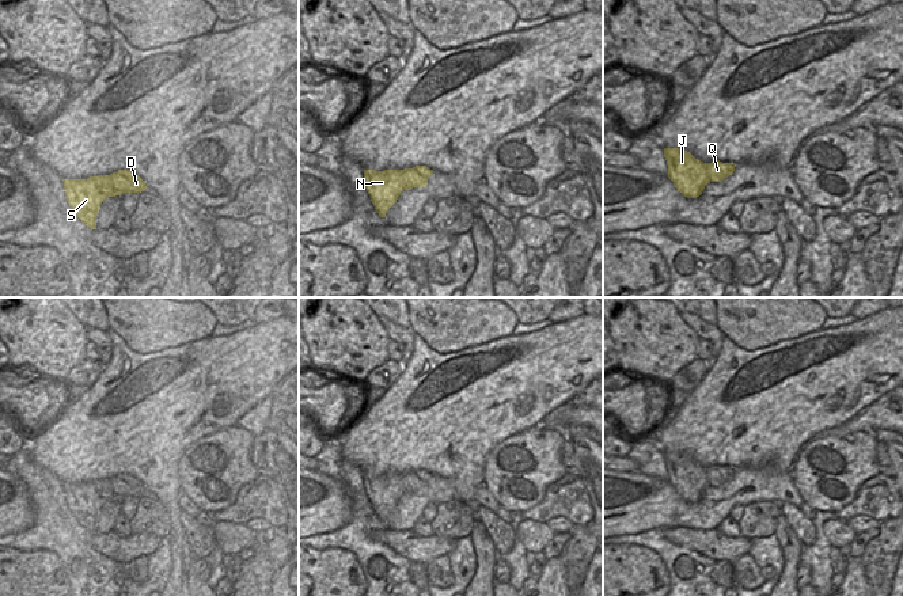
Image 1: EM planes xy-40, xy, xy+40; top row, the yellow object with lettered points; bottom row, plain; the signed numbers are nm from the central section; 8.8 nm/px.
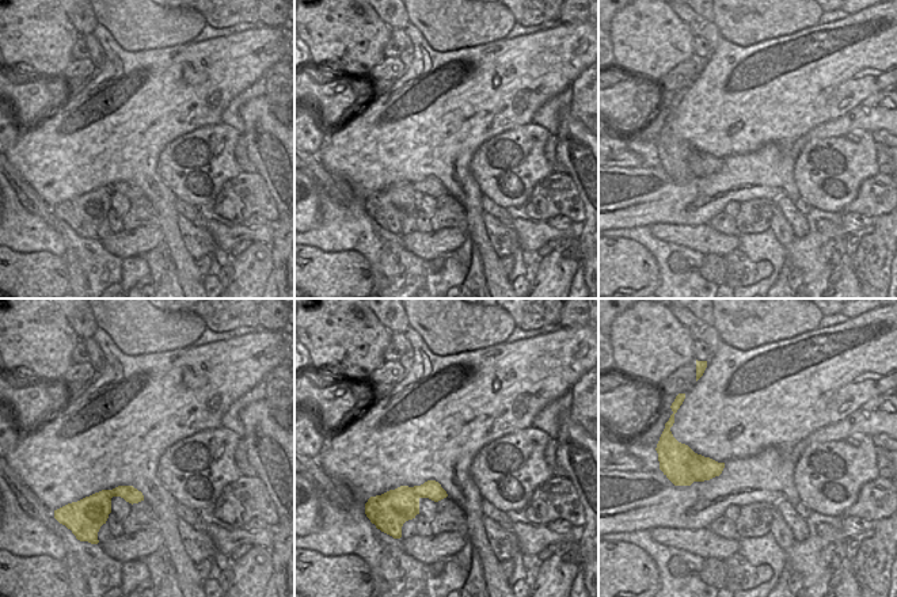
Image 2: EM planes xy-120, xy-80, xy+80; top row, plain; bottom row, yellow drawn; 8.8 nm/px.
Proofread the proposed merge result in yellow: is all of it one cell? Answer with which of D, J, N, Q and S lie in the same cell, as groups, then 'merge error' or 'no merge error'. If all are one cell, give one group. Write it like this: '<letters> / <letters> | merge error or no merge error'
D J N Q / S | merge error

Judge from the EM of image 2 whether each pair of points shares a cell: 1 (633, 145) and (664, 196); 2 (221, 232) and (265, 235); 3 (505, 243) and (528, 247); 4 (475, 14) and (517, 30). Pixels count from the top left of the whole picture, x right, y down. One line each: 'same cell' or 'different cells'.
1: different cells
2: same cell
3: different cells
4: different cells

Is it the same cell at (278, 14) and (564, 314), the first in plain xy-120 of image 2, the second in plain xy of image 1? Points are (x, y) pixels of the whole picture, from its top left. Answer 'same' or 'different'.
same

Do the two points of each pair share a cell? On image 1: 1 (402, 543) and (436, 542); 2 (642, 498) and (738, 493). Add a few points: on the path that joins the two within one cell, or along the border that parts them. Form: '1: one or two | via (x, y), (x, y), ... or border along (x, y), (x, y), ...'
1: one | via (410, 543), (428, 543)
2: one | via (666, 509), (709, 511), (714, 505)

